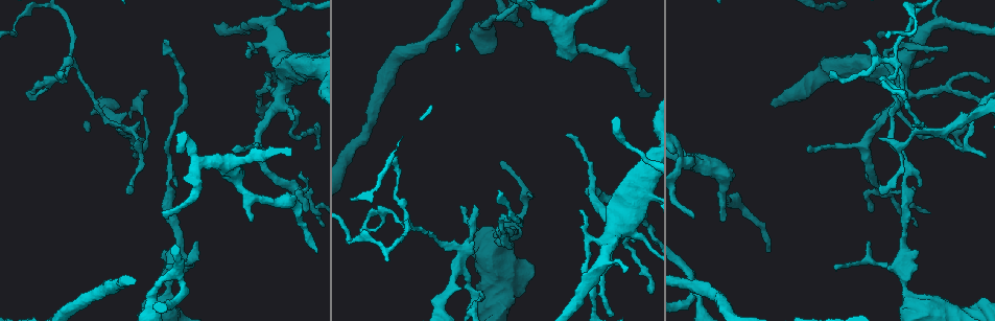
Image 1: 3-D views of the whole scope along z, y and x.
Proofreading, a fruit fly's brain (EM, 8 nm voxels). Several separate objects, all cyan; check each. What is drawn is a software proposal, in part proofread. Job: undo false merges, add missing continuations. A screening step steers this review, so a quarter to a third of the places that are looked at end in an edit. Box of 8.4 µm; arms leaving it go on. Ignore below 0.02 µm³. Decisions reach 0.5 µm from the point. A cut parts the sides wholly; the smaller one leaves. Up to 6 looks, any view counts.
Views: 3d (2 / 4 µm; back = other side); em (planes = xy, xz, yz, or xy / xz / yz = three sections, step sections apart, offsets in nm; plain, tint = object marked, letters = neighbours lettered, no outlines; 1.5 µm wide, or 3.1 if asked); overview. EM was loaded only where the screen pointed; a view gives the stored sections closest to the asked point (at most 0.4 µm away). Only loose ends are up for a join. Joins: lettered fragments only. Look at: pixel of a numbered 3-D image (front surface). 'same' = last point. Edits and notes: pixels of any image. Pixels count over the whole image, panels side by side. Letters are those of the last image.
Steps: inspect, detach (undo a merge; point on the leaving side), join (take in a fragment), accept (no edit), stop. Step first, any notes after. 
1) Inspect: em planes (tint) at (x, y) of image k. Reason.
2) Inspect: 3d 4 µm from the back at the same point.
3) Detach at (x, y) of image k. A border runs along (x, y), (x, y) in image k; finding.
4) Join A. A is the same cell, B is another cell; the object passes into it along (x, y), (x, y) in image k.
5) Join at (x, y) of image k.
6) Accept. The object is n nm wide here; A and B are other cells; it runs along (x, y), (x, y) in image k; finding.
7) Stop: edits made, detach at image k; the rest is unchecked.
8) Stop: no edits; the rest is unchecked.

Inspect: em xy step 4 (letters) at (168, 266) of image 1. An open end.

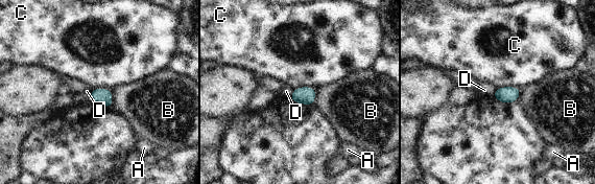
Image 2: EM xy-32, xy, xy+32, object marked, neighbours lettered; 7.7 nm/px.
Accept. A, B, C and D are other cells; a border runs along (520, 88), (498, 87), (496, 89) in image 2; none of them fits.

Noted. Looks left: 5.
Inspect: 3d 4 µm from the back at (635, 242) of image 1. Branch stops here.

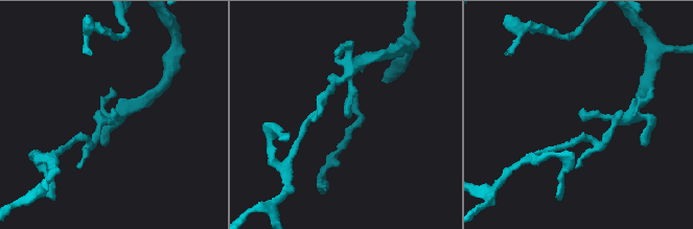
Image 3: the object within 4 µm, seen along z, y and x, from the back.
Inspect: em planes (letters) at (346, 113) of image 3.

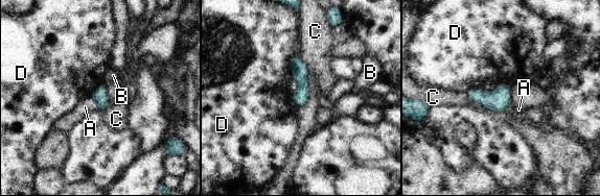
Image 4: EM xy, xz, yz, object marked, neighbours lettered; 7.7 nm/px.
Accept. The longest contact is with C, 220 nm; A, B, C and D are other cells; it runs along (294, 58), (301, 81), (299, 103) in image 4; none of them fits.

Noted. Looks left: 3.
Inspect: em planes (letters) at (629, 229) of image 1. Thin arm on a thick one.

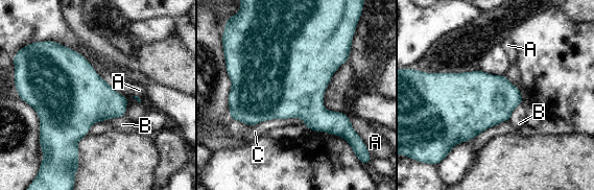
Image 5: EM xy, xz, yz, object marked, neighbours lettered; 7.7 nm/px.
Accept. A, B and C are other cells; a border runs along (306, 125), (285, 118), (250, 127) in image 5; all the same neuron.

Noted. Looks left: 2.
Stop: no edits; the rest is unchecked.

